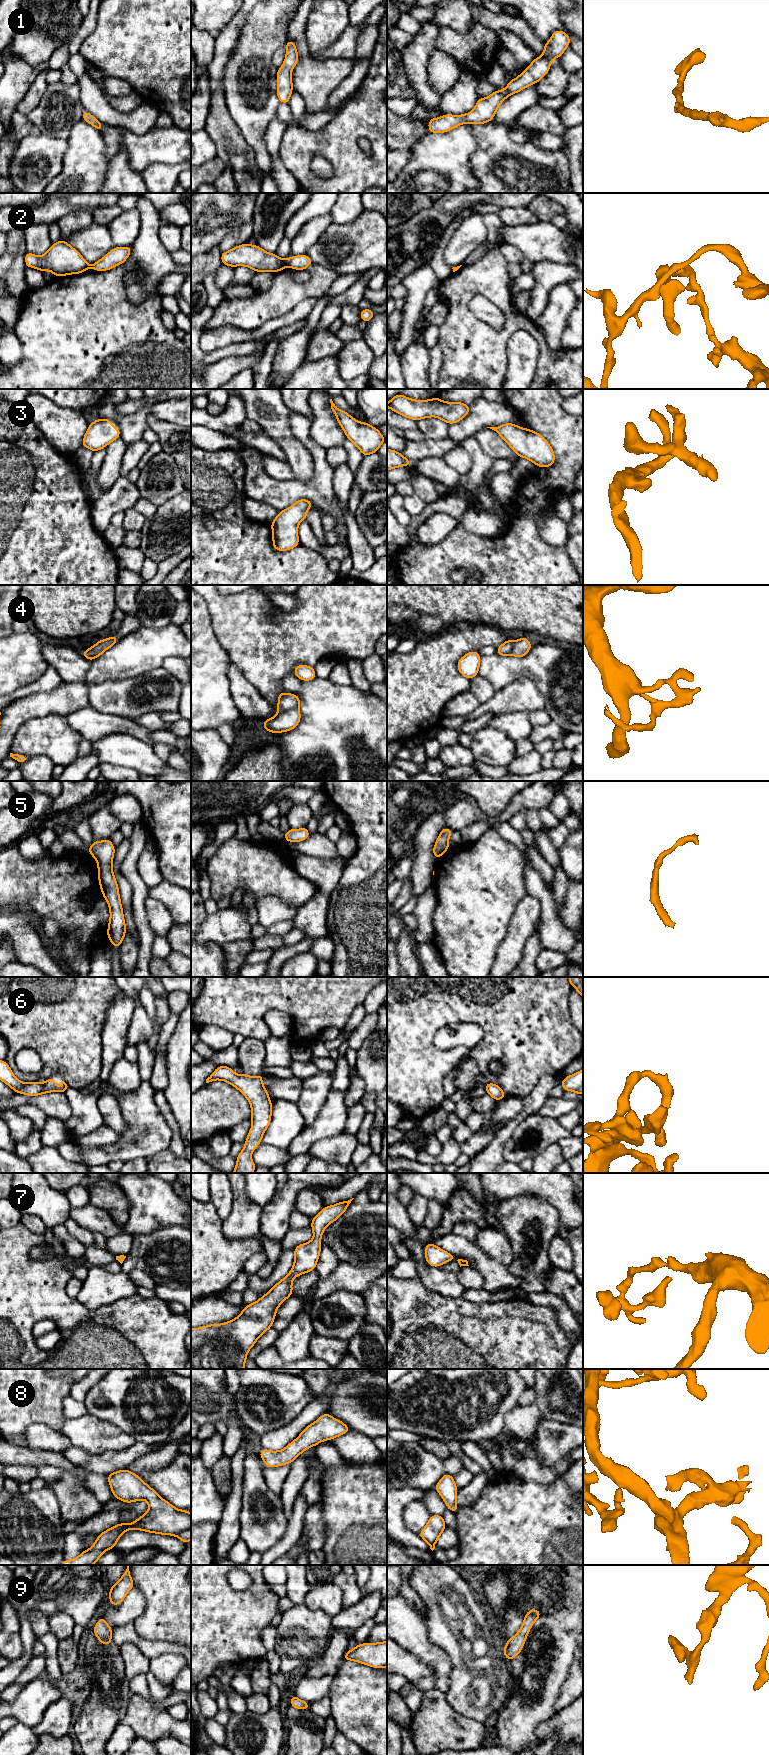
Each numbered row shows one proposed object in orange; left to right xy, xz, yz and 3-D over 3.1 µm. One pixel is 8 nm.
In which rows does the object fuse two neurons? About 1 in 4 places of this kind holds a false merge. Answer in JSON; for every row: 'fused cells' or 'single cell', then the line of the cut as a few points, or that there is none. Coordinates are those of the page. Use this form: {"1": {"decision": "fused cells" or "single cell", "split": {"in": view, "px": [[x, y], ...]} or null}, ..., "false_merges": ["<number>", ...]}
{"1": {"decision": "single cell", "split": null}, "2": {"decision": "fused cells", "split": {"in": "xz", "px": [[284, 260], [286, 265]]}}, "3": {"decision": "single cell", "split": null}, "4": {"decision": "fused cells", "split": {"in": "xz", "px": [[297, 708], [279, 710]]}}, "5": {"decision": "single cell", "split": null}, "6": {"decision": "single cell", "split": null}, "7": {"decision": "single cell", "split": null}, "8": {"decision": "single cell", "split": null}, "9": {"decision": "single cell", "split": null}, "false_merges": ["2", "4"]}

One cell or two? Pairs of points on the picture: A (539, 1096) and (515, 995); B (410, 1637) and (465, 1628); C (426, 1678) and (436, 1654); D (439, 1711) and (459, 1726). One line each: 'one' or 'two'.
A: two
B: two
C: two
D: one

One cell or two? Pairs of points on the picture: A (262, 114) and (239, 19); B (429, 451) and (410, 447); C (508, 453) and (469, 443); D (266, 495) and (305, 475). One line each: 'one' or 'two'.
A: two
B: one
C: two
D: two

